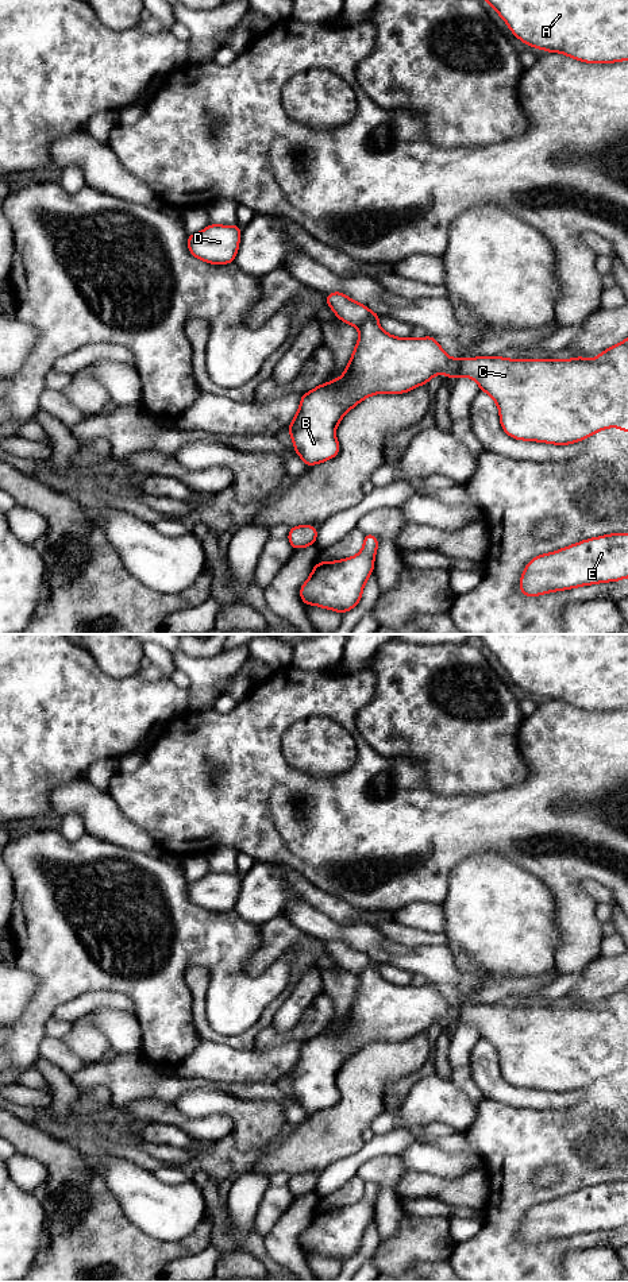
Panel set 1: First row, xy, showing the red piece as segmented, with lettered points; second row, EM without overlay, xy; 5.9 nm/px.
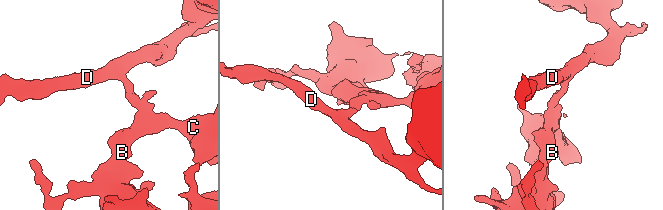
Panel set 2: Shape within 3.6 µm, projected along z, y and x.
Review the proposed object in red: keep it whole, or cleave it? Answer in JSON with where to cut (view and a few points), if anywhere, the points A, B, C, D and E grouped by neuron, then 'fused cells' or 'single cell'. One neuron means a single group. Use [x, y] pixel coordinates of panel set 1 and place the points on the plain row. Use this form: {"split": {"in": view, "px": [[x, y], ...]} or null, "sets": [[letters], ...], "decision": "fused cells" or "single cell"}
{"split": {"in": "xy", "px": [[370, 960], [358, 974]]}, "sets": [["A", "D"], ["B", "C", "E"]], "decision": "fused cells"}

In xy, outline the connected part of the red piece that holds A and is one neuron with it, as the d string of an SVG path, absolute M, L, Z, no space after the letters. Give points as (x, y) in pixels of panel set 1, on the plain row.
M477 634L528 694L589 711L628 708L628 634Z

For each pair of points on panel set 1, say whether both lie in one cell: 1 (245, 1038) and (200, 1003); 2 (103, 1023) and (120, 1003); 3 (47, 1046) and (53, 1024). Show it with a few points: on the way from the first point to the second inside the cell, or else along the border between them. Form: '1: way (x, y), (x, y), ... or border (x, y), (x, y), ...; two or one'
1: way (228, 1041), (214, 1037), (201, 1024), (201, 1019); one
2: border (88, 1014), (95, 1008), (114, 1008), (134, 1015); two
3: border (46, 1034), (61, 1039); two

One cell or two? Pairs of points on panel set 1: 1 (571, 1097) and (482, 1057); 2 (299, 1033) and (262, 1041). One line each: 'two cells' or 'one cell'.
1: one cell
2: one cell

